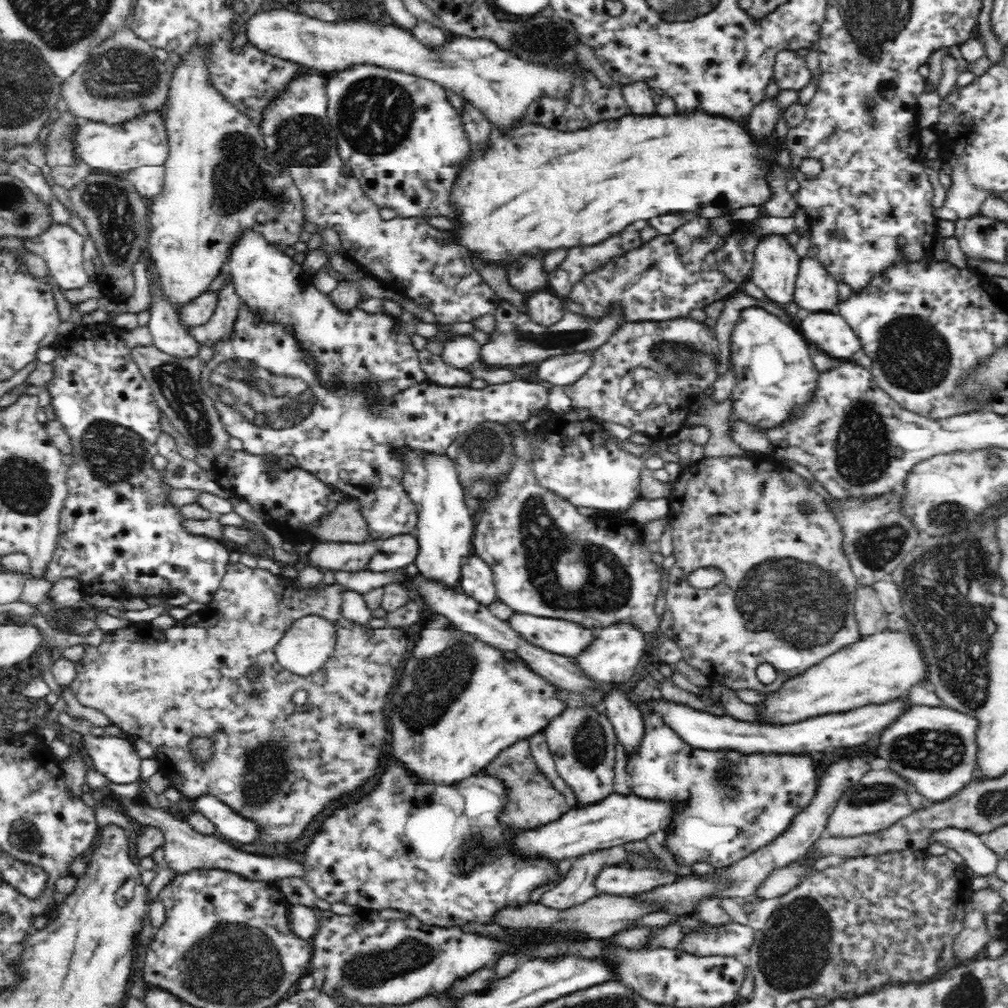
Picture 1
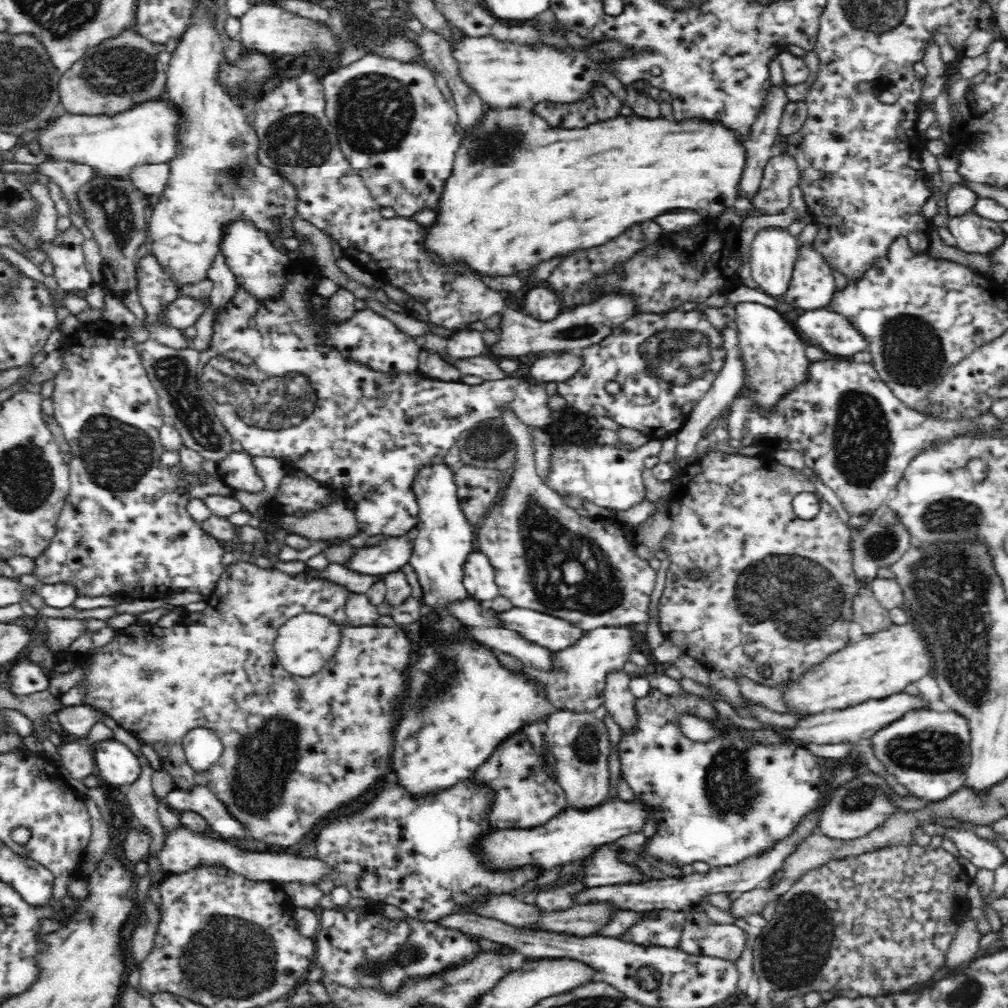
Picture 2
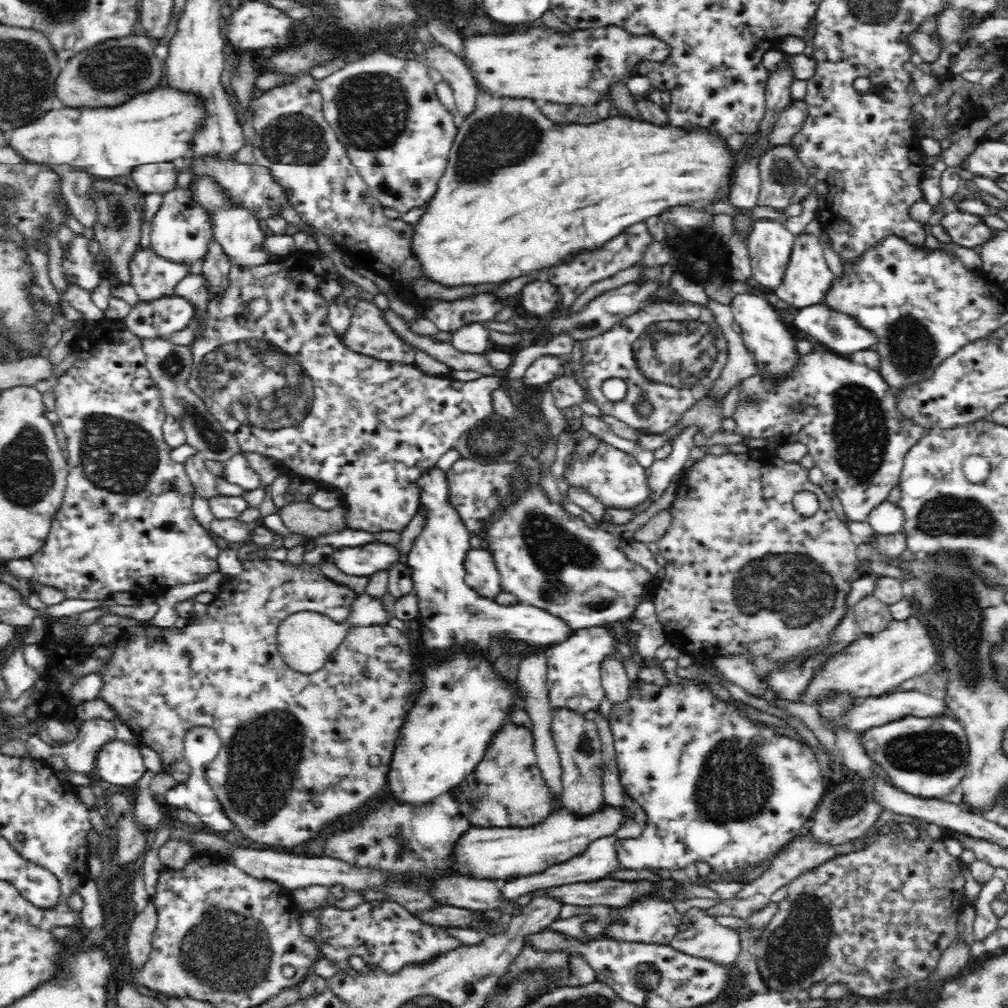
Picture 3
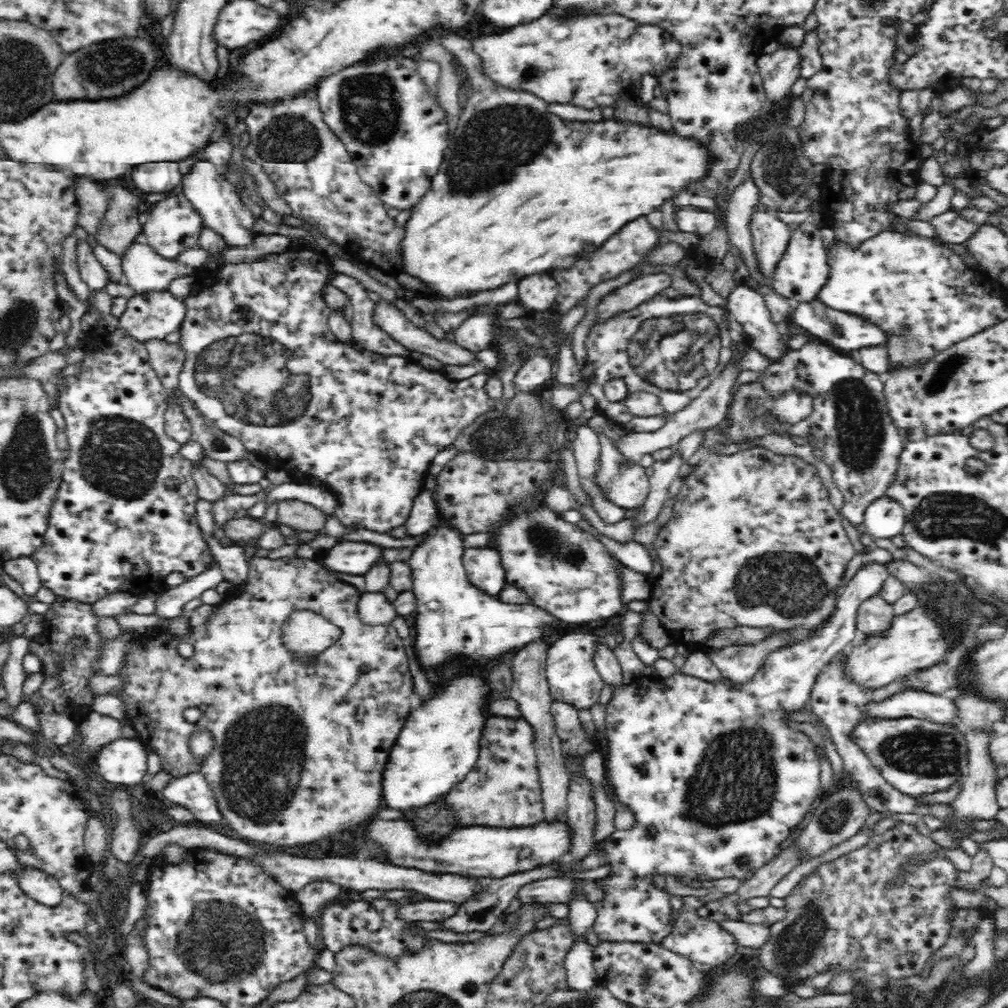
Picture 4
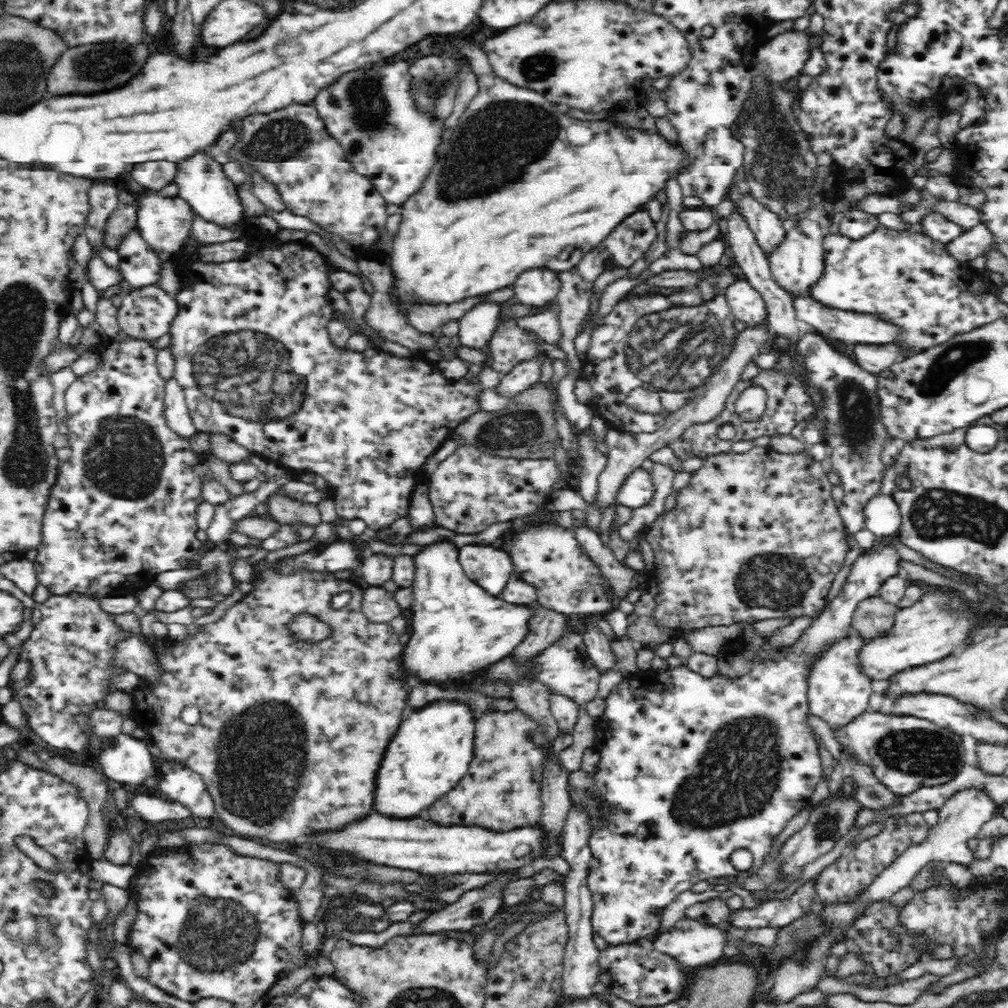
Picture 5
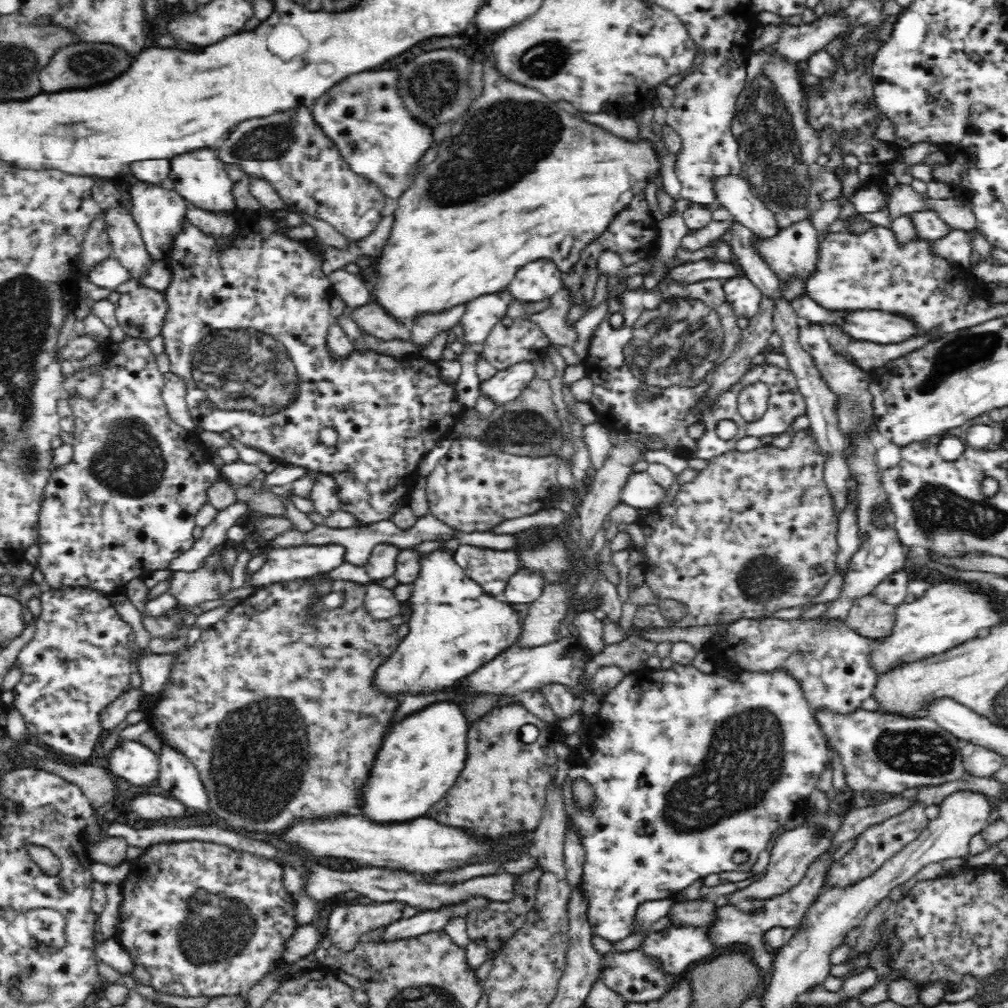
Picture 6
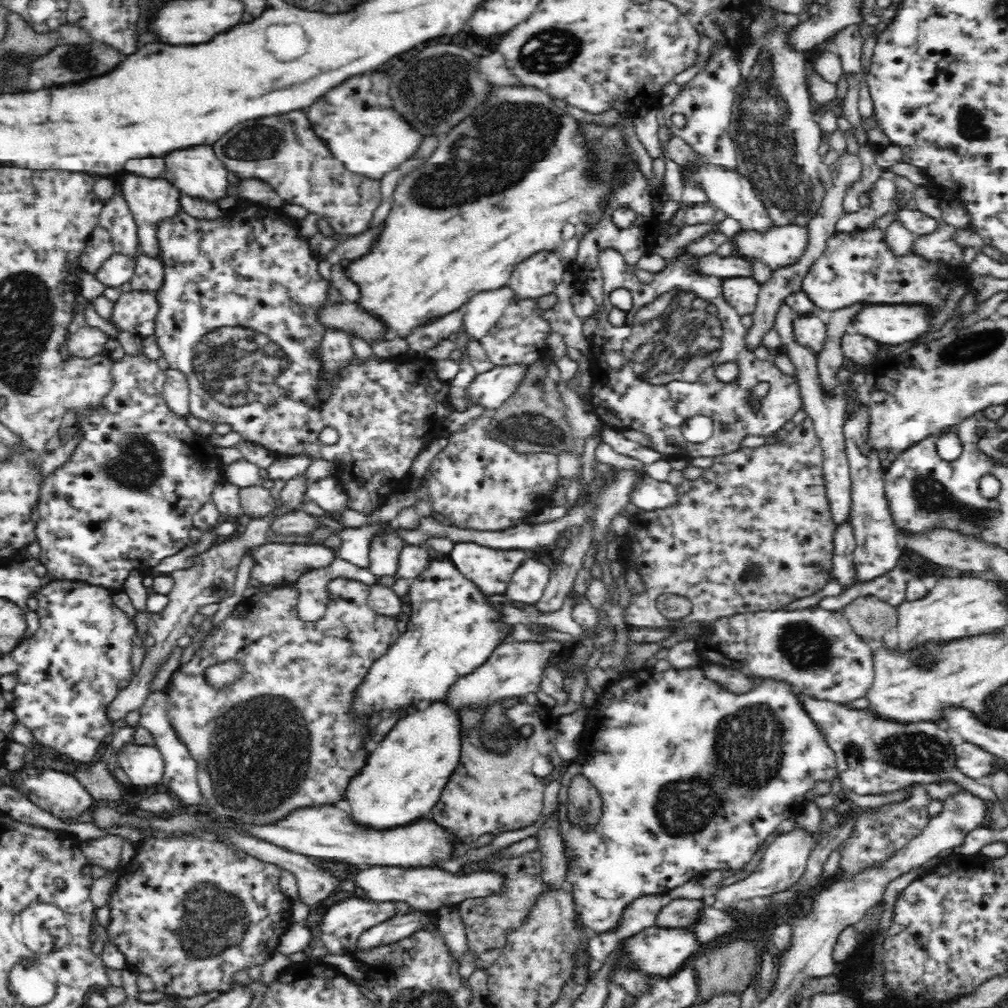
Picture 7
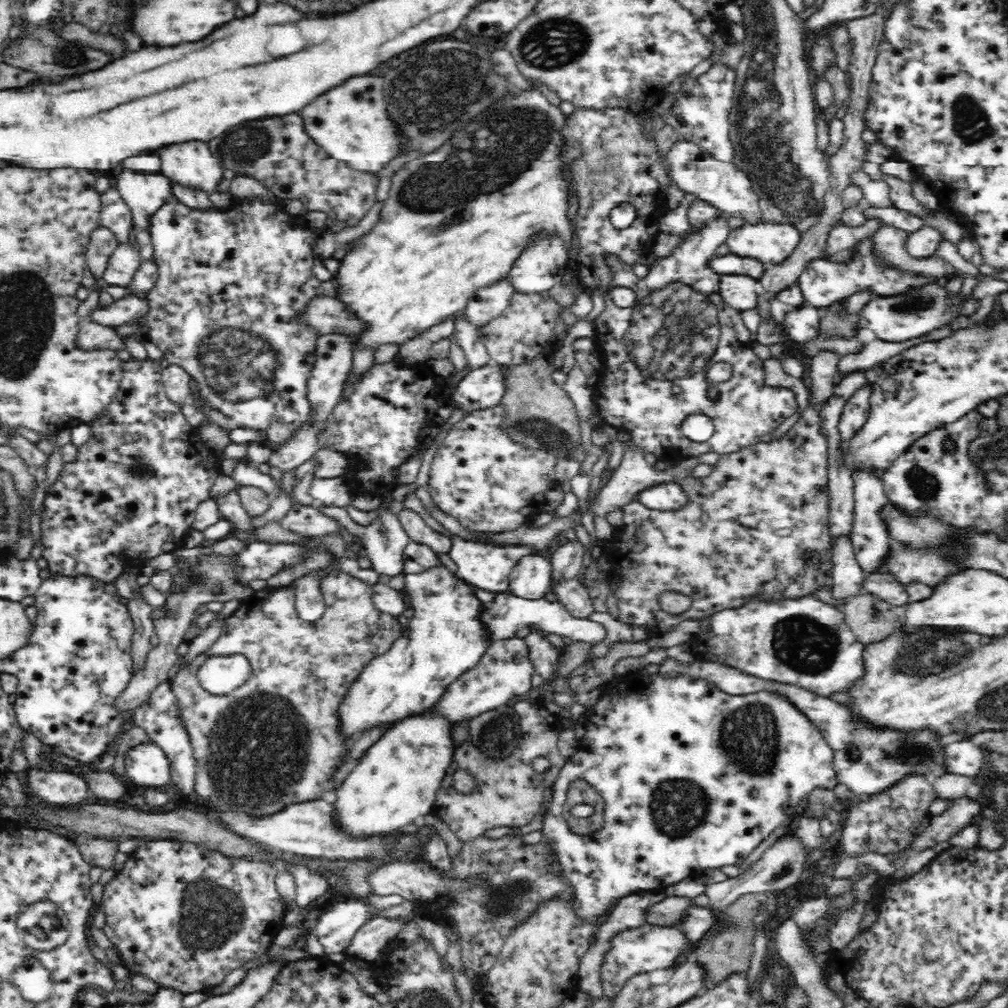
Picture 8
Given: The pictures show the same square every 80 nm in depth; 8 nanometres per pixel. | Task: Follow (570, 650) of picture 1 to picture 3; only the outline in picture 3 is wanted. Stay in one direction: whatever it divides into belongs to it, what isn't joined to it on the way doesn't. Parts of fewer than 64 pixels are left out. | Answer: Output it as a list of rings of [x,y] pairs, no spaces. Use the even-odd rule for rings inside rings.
[[[435,466],[428,469],[423,473],[422,478],[419,480],[420,486],[420,503],[424,503],[426,505],[426,526],[424,526],[424,530],[418,538],[413,542],[412,548],[408,553],[406,564],[411,569],[411,578],[413,580],[413,594],[415,598],[418,600],[419,607],[419,616],[418,621],[420,624],[420,638],[422,638],[422,646],[428,650],[428,654],[438,654],[438,652],[446,652],[446,650],[472,650],[472,652],[490,652],[490,650],[494,650],[496,654],[500,651],[504,651],[504,648],[508,646],[518,646],[518,644],[526,644],[528,647],[536,647],[536,648],[546,648],[548,646],[552,646],[553,644],[564,642],[564,640],[568,640],[568,636],[572,636],[574,630],[570,629],[568,625],[564,623],[564,621],[560,620],[557,616],[554,616],[551,612],[546,612],[544,609],[534,607],[531,605],[525,604],[516,604],[516,605],[502,605],[496,604],[494,600],[488,600],[486,596],[480,596],[480,594],[474,589],[468,586],[465,582],[465,560],[467,556],[467,552],[472,548],[469,543],[470,532],[464,528],[464,525],[461,523],[460,517],[457,515],[457,512],[453,510],[451,504],[448,502],[447,496],[447,482],[445,479],[445,473],[441,470],[438,470]]]

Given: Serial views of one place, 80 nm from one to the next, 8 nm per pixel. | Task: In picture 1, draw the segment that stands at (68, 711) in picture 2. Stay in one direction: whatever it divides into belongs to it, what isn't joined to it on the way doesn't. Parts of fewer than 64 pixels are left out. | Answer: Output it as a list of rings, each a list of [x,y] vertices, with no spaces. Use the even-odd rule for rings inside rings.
[[[64,711],[58,716],[62,726],[82,735],[83,751],[89,757],[92,769],[100,772],[114,784],[132,784],[140,778],[142,758],[124,736],[96,737],[90,733],[92,724],[86,719],[75,719]]]

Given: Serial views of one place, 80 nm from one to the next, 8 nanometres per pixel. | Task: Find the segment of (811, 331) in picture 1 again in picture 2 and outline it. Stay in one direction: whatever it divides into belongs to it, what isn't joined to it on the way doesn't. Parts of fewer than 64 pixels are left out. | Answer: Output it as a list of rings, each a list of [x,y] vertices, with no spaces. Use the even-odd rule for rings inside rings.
[[[828,307],[801,312],[794,326],[808,337],[818,340],[818,346],[822,346],[824,352],[828,350],[838,356],[852,356],[870,348],[870,341],[856,330],[848,317]]]

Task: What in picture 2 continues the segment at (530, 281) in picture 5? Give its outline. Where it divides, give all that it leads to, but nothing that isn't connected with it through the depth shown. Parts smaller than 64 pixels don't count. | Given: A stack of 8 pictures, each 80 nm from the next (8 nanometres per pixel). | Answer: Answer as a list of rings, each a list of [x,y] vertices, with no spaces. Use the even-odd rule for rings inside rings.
[[[546,283],[530,285],[524,294],[524,310],[536,319],[552,320],[560,314],[560,296]]]

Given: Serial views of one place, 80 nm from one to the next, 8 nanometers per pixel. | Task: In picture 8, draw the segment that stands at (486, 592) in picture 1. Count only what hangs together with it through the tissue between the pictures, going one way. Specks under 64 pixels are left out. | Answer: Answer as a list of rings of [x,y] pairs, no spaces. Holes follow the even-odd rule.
[[[452,536],[452,548],[450,549],[450,558],[458,567],[458,576],[464,580],[468,586],[474,586],[478,589],[491,593],[506,592],[509,590],[509,580],[512,568],[518,564],[518,560],[528,554],[534,554],[538,551],[536,545],[492,545],[480,544],[480,542],[462,540],[458,536]]]

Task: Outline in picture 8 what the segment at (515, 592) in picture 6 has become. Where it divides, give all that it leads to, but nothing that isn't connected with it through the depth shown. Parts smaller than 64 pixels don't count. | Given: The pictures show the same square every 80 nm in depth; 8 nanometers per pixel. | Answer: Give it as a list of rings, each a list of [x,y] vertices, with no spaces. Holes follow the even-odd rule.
[[[538,553],[528,554],[512,568],[509,591],[526,600],[538,600],[546,596],[551,580],[551,562]]]

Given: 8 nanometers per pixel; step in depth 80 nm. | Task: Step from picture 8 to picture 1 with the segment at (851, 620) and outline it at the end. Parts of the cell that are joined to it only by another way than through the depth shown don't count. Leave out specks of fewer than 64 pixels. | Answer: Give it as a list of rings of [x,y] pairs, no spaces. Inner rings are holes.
[[[860,585],[856,590],[853,609],[862,637],[889,629],[889,612],[882,607],[876,592],[870,586]]]

